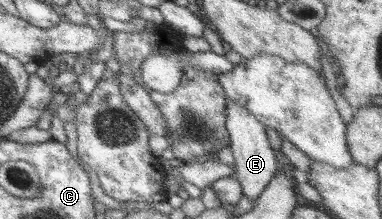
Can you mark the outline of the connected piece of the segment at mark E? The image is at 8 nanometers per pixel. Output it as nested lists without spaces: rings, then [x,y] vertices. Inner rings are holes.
[[[227,99],[225,126],[235,163],[234,176],[241,185],[242,195],[255,202],[279,170],[276,153],[268,142],[264,125],[260,124],[245,107],[229,99]]]

